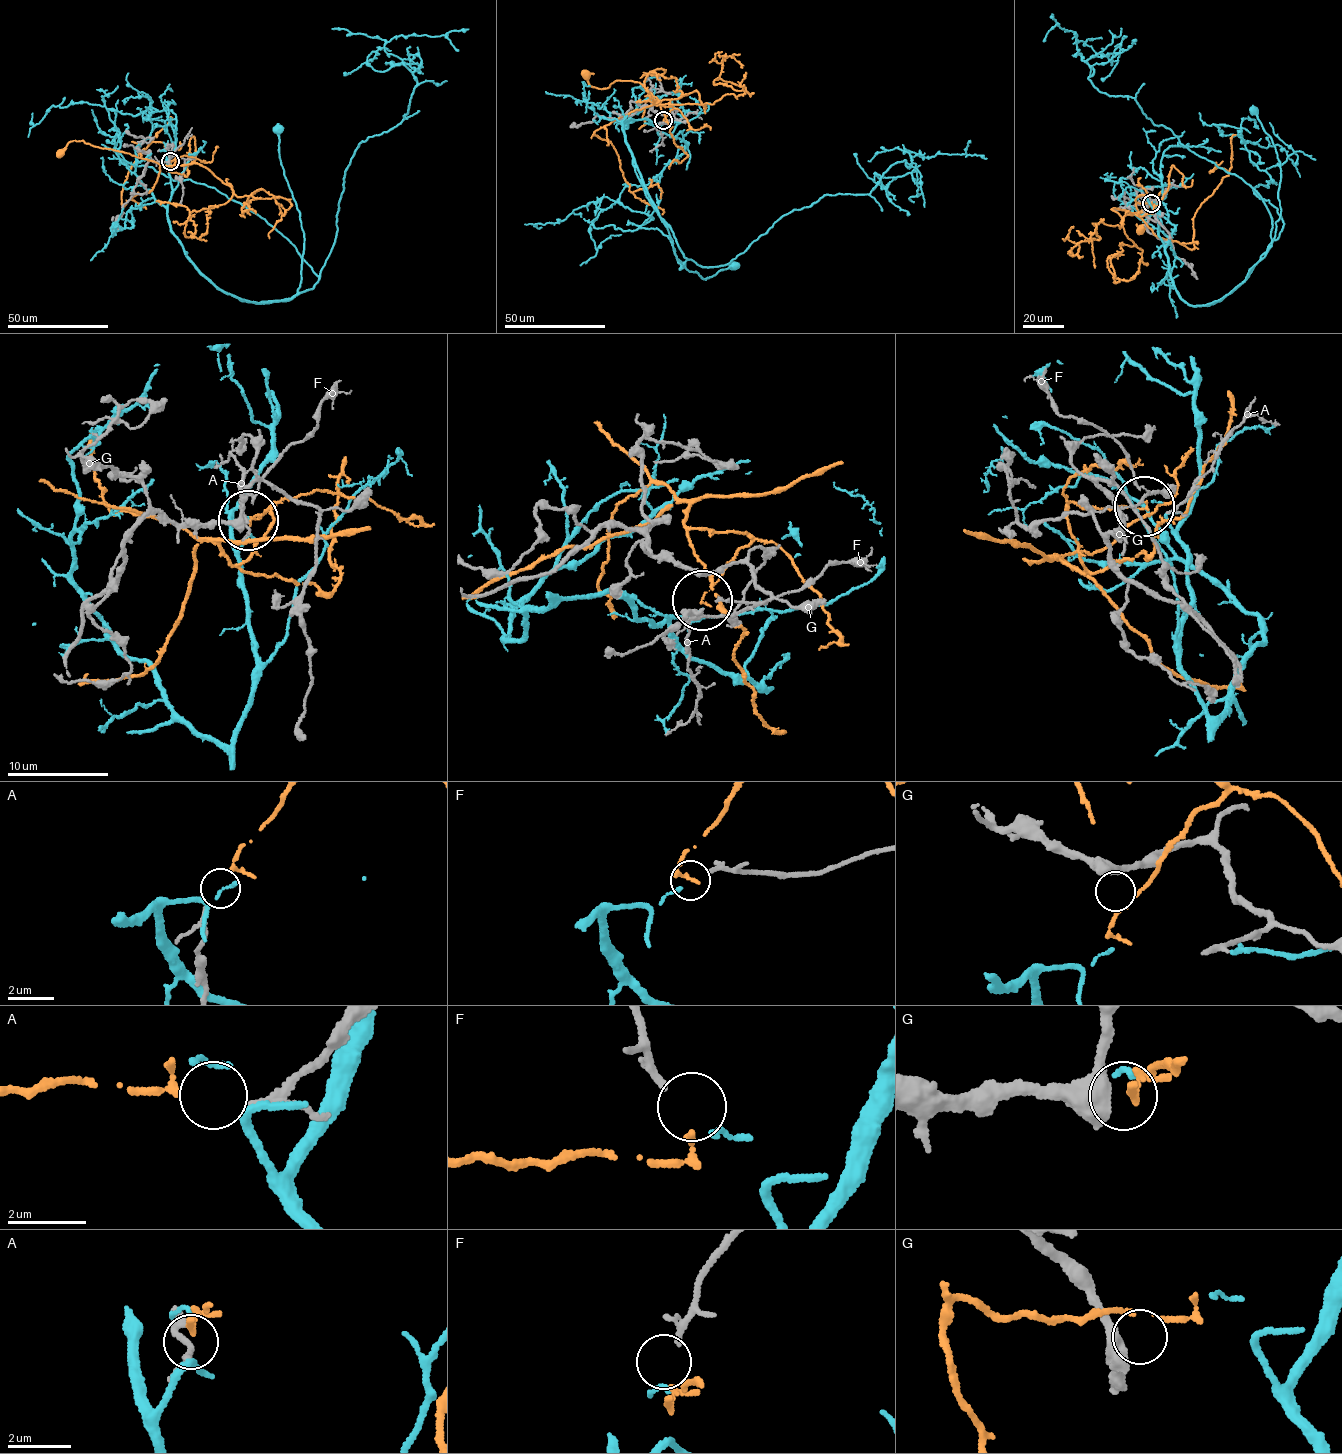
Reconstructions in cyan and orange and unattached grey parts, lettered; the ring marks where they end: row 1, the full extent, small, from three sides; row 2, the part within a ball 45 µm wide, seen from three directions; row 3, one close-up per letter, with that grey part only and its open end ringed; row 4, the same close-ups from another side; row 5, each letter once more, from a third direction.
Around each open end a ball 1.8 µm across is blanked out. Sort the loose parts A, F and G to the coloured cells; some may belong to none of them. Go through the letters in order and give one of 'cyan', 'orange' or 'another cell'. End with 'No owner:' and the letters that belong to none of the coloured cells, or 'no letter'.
A: orange
F: cyan
G: another cell
No owner: G

